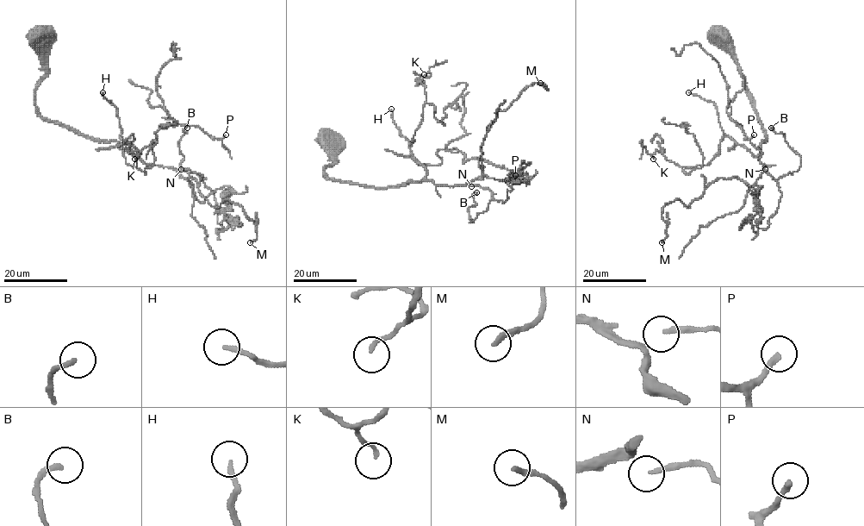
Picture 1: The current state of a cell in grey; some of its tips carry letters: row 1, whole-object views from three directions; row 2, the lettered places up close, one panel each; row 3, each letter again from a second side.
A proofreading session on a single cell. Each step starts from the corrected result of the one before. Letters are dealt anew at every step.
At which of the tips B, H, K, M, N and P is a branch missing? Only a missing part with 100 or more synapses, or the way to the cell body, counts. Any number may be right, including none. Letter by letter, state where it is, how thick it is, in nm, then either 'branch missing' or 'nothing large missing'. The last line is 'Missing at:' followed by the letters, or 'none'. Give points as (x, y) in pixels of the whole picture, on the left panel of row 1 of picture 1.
B: at (187, 128); 190 nm thick; branch missing
H: at (102, 92); 180 nm thick; branch missing
K: at (134, 159); 160 nm thick; nothing large missing
M: at (250, 242); 240 nm thick; nothing large missing
N: at (181, 169); 140 nm thick; nothing large missing
P: at (226, 134); 240 nm thick; branch missing
Missing at: B, H, P

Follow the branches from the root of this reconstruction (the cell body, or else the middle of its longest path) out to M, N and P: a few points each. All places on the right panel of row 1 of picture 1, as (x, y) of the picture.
M: (722, 35), (766, 133), (764, 169), (754, 185), (717, 178), (689, 206), (678, 198), (665, 204), (661, 242)
N: (722, 35), (766, 137), (755, 232), (782, 194), (765, 169)
P: (722, 35), (766, 133), (756, 203), (763, 185), (761, 152), (749, 140), (754, 134)

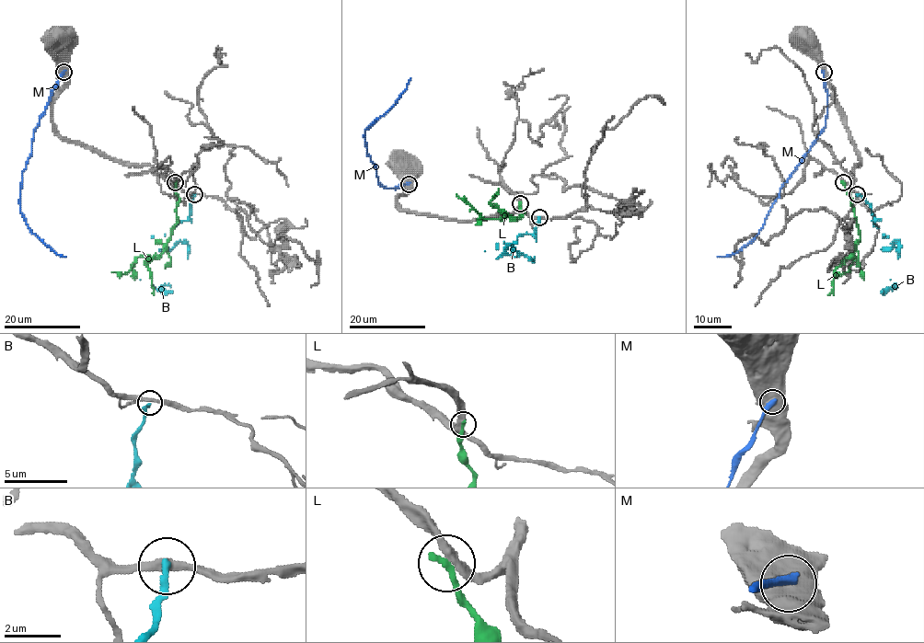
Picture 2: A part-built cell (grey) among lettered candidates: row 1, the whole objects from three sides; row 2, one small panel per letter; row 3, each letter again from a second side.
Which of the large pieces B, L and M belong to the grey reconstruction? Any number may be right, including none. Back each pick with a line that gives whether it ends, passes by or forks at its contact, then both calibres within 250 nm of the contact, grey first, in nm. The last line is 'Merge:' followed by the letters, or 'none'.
Merge: none

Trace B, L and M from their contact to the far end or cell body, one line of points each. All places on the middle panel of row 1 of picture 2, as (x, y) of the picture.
B: (539, 217), (534, 235), (522, 234), (510, 245), (533, 258), (506, 252), (508, 246), (516, 242)
L: (520, 204), (523, 212), (521, 217), (515, 220), (507, 214), (500, 218), (482, 218), (456, 194)
M: (408, 184), (397, 189), (378, 182), (364, 135), (411, 78)

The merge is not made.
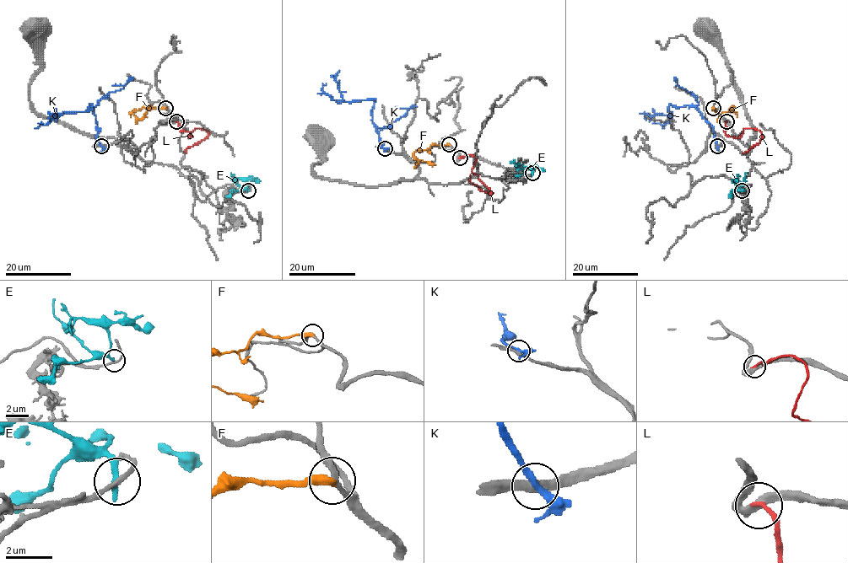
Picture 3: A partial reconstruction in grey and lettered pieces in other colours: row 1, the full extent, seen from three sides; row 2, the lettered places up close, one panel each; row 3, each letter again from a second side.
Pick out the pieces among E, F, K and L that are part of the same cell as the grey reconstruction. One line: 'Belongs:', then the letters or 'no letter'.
Belongs: L

